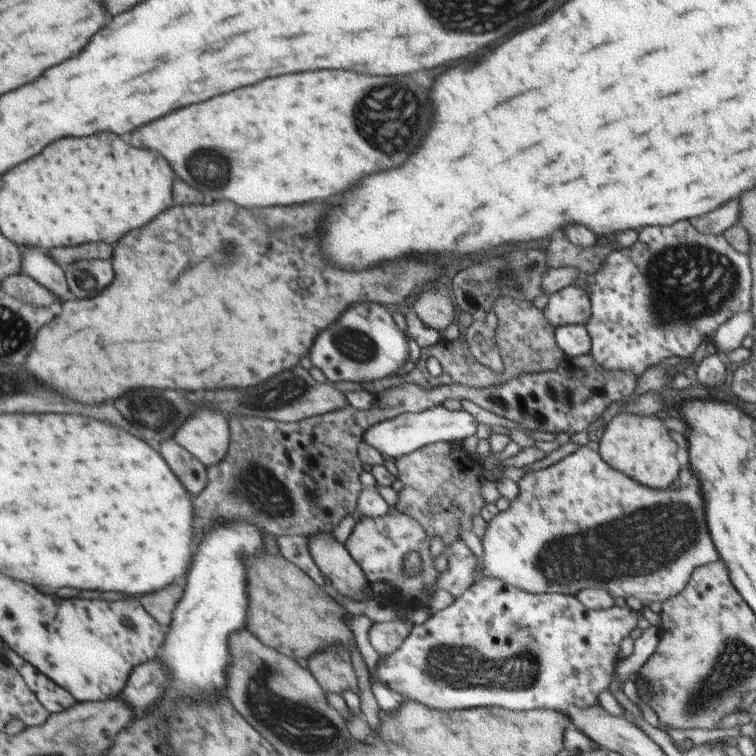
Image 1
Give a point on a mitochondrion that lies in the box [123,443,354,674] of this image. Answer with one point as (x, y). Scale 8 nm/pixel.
(258, 485)

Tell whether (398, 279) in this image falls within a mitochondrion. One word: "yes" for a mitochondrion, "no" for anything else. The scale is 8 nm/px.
yes

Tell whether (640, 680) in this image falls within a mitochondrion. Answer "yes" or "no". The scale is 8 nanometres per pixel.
no

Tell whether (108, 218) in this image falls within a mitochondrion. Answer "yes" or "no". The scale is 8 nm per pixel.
no

